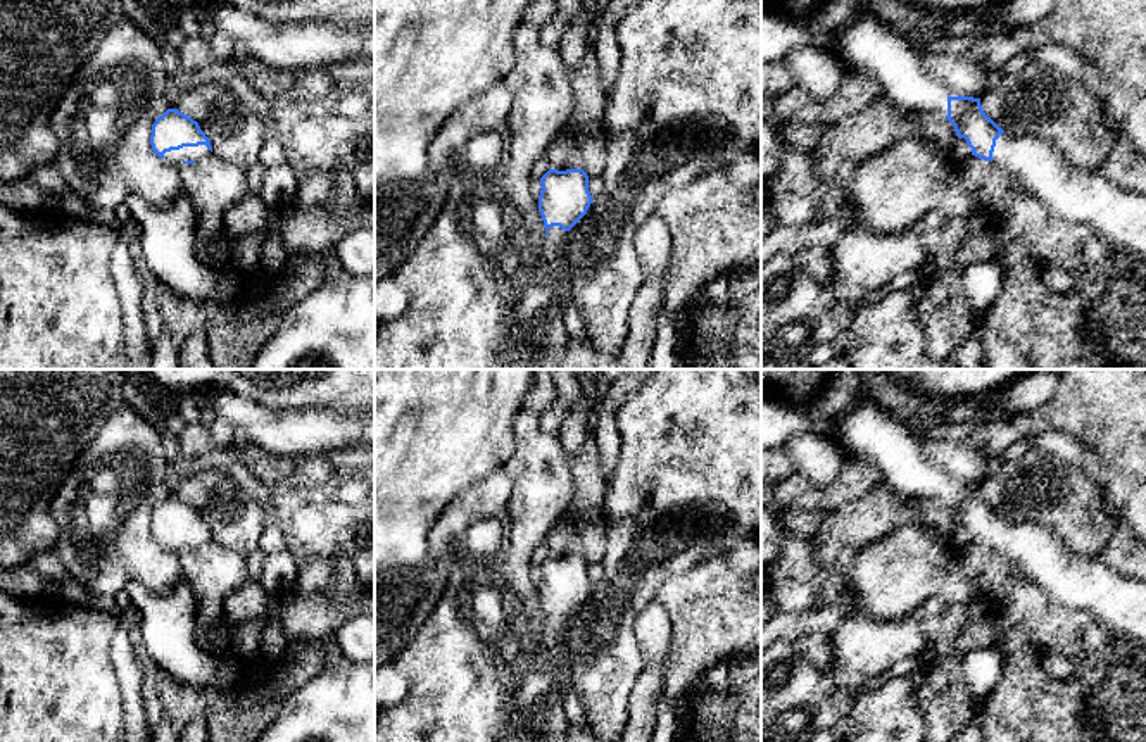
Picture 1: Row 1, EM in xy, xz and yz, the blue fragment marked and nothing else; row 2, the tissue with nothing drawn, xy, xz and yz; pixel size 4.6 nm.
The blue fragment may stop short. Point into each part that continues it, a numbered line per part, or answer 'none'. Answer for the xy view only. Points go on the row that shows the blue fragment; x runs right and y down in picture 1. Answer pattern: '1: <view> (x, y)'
1: xy (176, 157)

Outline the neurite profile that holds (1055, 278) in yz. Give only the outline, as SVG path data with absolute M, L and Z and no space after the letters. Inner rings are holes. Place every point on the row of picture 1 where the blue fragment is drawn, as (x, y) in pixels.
M1049 262L1041 273L1041 281L1046 290L1065 293L1075 285L1075 276L1061 266Z

